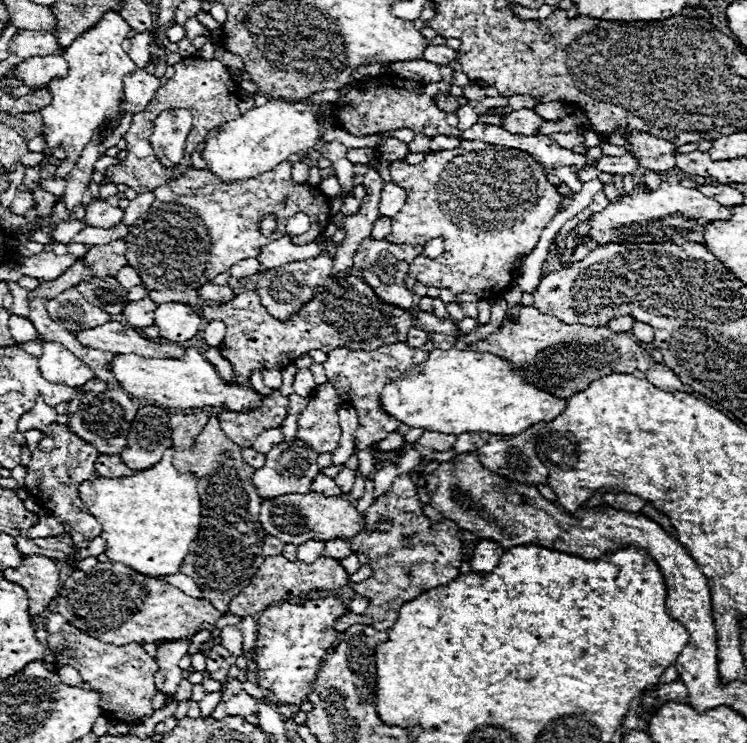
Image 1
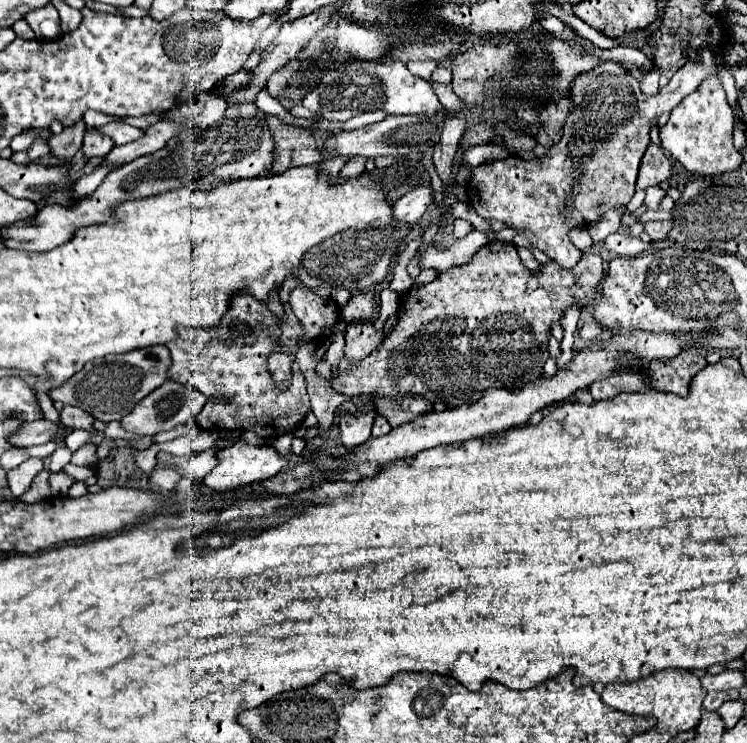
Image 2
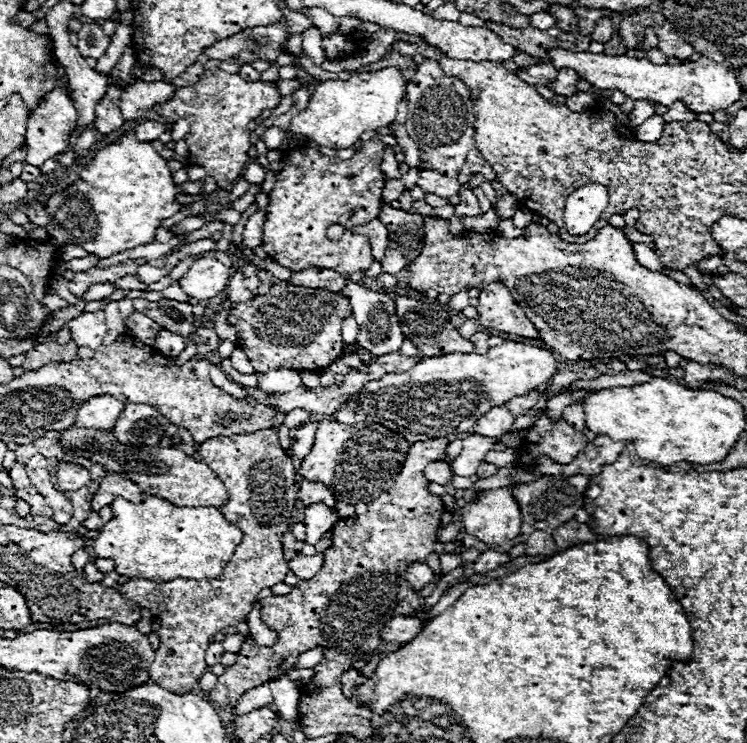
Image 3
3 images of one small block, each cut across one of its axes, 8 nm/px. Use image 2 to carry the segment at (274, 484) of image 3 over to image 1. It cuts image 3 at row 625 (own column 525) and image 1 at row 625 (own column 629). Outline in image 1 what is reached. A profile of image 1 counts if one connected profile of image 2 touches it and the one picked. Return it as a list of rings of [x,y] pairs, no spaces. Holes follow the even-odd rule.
[[[98,562],[88,572],[74,570],[60,586],[54,602],[68,624],[108,644],[190,640],[202,624],[214,624],[222,616],[208,600],[186,596],[166,580],[142,576],[118,562]]]

